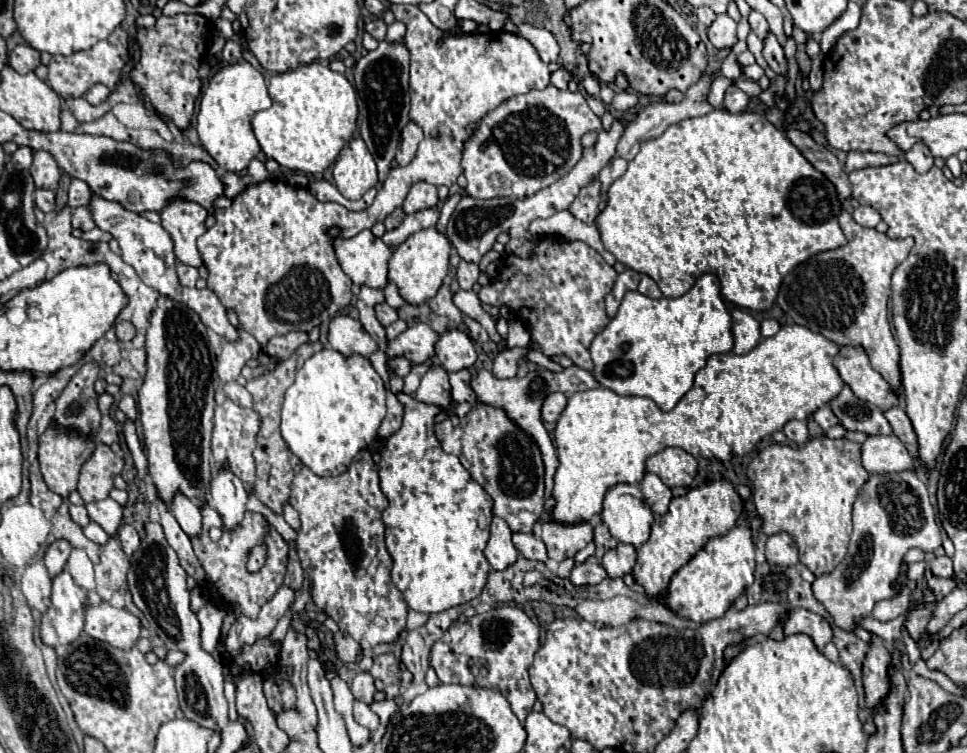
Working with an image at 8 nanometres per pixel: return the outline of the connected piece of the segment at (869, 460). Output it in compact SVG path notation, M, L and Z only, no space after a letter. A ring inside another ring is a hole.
M896 435L866 437L860 447L860 457L862 467L874 475L912 469L912 457Z

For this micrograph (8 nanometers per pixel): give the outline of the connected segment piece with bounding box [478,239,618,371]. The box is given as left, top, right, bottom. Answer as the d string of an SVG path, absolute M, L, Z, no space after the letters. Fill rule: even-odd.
M540 239L528 259L508 255L502 259L498 277L478 293L482 303L510 307L532 333L532 341L544 355L568 355L582 369L590 371L590 343L608 323L604 297L618 273L598 251L582 241Z

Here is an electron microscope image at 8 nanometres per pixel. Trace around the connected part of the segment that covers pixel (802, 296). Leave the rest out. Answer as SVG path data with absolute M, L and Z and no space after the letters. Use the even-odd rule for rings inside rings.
M840 213L842 231L846 231L848 245L818 253L798 265L786 275L776 303L780 309L802 327L824 335L836 345L860 345L870 357L872 367L886 379L892 393L902 401L900 377L900 347L888 325L890 279L894 269L908 257L914 239L890 239L876 229L854 223L852 215Z

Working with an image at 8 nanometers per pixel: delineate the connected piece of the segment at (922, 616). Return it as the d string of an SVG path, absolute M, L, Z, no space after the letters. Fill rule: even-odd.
M922 603L922 605L918 605L916 609L910 611L910 615L908 615L908 619L906 619L906 627L908 627L910 635L912 635L916 641L922 639L930 615L932 615L932 605L930 605L930 603Z

